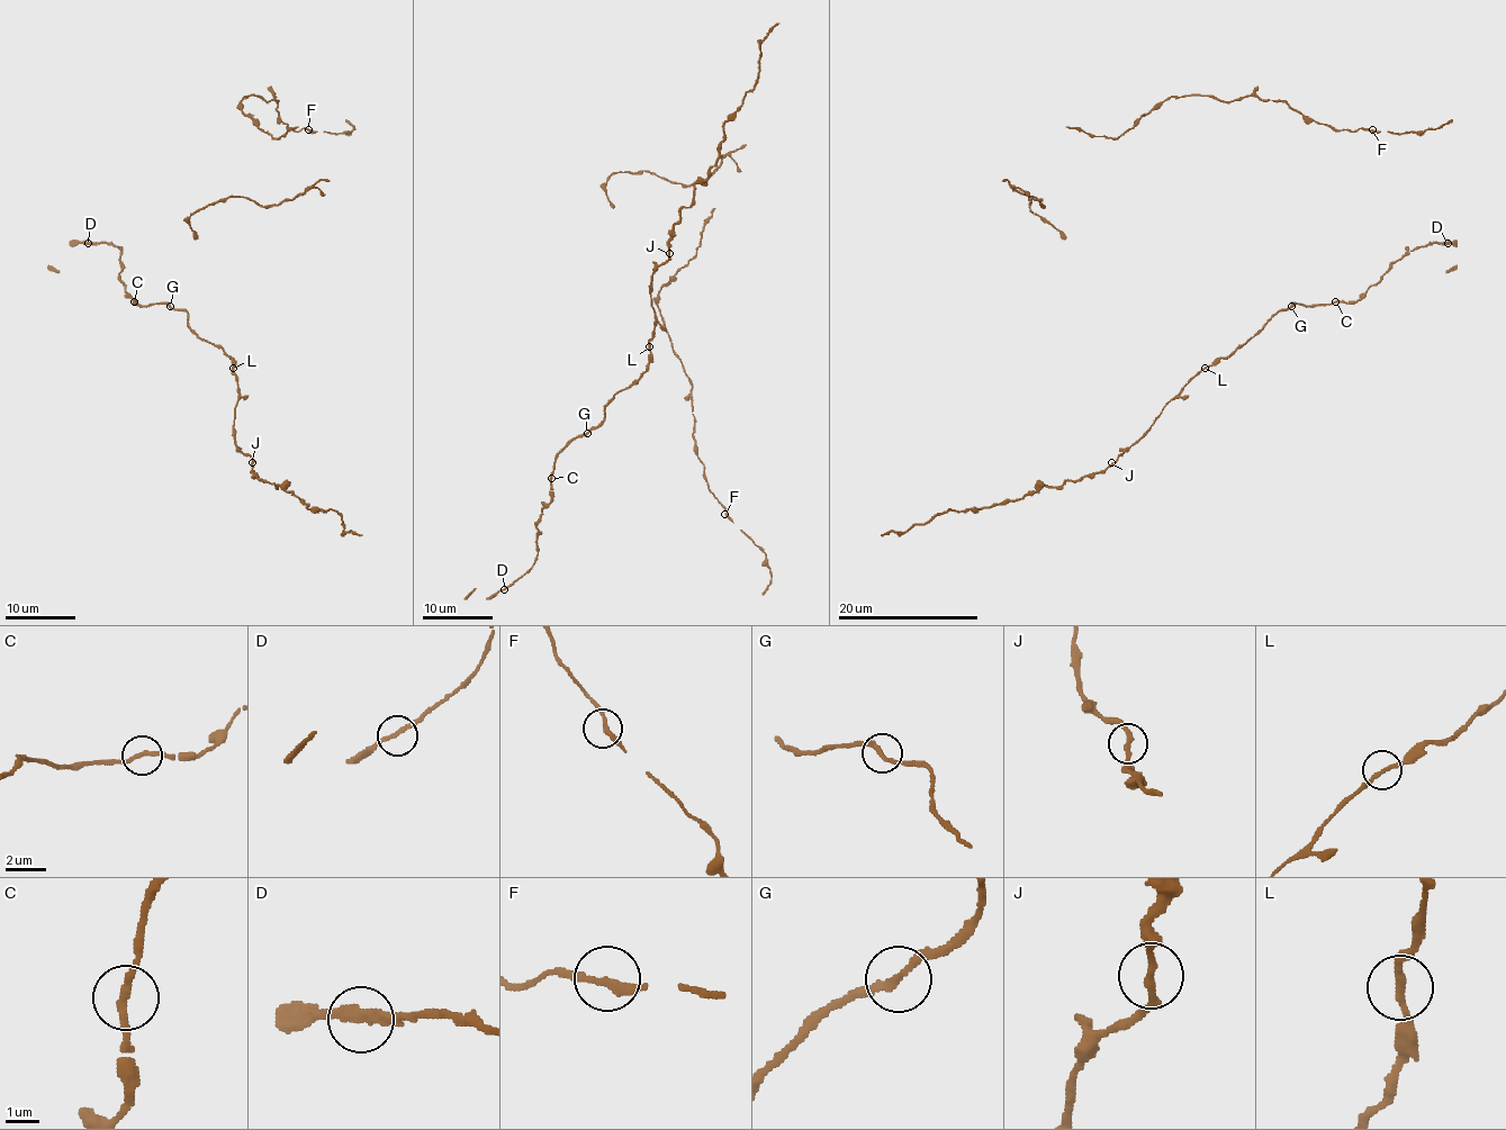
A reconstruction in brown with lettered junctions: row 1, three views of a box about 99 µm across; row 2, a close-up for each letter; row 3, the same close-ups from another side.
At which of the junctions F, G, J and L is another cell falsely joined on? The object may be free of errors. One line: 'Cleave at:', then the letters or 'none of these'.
Cleave at: none of these

